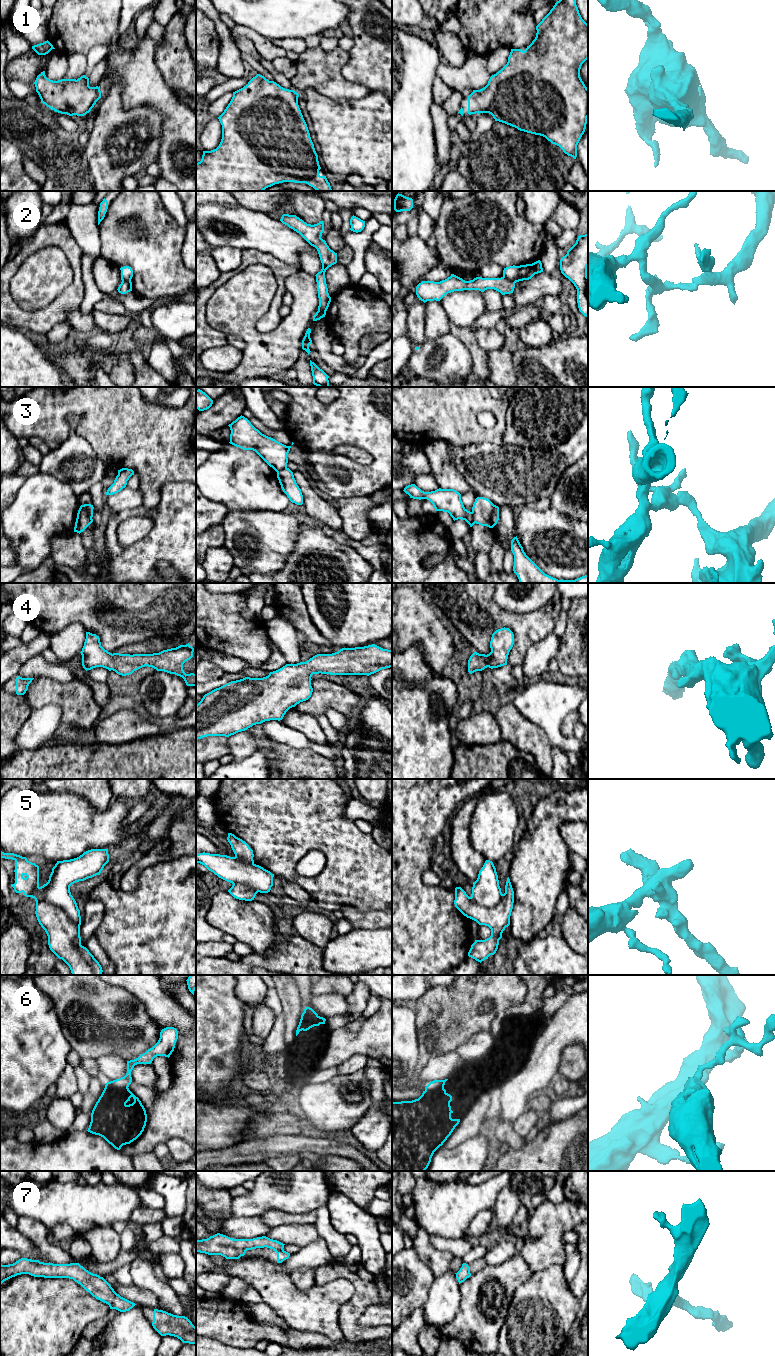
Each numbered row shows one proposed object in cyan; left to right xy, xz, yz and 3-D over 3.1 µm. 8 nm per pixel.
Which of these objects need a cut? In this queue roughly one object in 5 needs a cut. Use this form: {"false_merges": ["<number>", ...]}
{"false_merges": ["2", "3", "5", "6"]}

